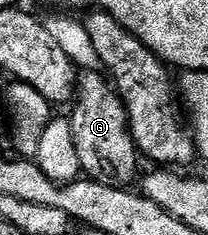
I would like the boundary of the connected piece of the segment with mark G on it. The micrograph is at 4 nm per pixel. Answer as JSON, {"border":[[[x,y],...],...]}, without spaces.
{"border":[[[99,70],[79,72],[76,94],[70,110],[72,115],[70,114],[68,124],[74,141],[74,149],[78,153],[81,172],[89,179],[109,183],[117,189],[131,184],[128,182],[132,178],[133,180],[137,178],[138,152],[128,124],[128,111],[119,95],[110,86],[109,80]]]}

